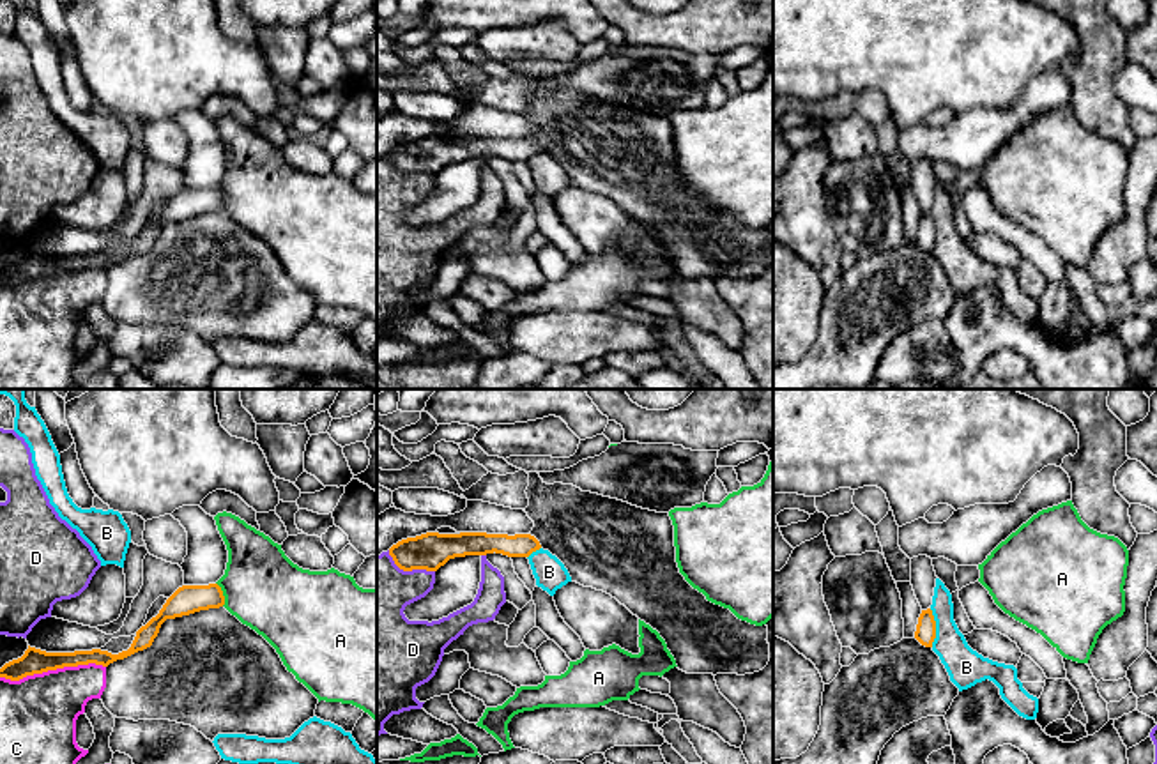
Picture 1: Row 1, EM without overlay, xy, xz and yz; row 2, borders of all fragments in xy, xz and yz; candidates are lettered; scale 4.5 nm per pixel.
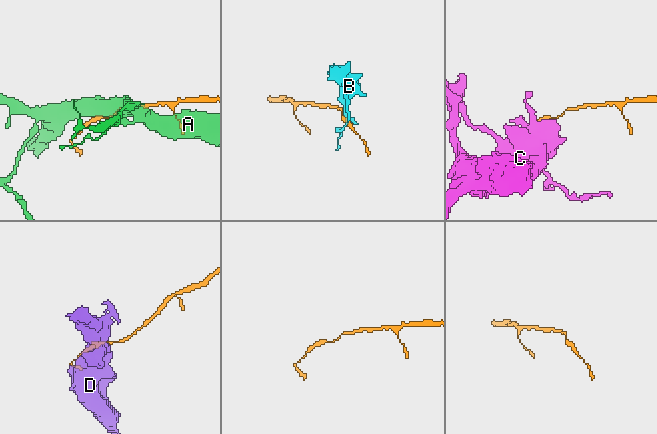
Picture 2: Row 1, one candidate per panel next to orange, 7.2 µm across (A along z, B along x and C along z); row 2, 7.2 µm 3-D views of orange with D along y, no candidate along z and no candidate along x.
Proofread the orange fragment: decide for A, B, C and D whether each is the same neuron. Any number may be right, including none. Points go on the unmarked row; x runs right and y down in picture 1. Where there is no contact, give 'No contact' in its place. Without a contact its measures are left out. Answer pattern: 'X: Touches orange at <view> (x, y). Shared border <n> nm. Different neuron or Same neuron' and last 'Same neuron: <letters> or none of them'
A: Touches orange at xy (222, 198). Shared border 120 nm. Different neuron
B: Touches orange at yz (934, 232). Shared border 180 nm. Different neuron
C: Touches orange at xy (52, 273). Shared border 480 nm. Different neuron
D: Touches orange at xz (409, 174). Shared border 240 nm. Different neuron
Same neuron: none of them

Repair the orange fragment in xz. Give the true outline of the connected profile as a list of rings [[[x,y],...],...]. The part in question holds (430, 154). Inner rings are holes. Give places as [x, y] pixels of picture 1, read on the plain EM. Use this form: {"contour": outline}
{"contour": [[[426,136],[398,145],[389,152],[389,159],[393,161],[395,168],[403,175],[437,175],[449,163],[455,161],[487,159],[494,156],[508,161],[529,161],[540,152],[540,145],[531,138],[508,140],[487,136]]]}

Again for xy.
{"contour": [[[218,187],[182,189],[166,203],[159,218],[136,235],[136,241],[127,255],[122,255],[119,258],[111,258],[101,253],[46,256],[28,249],[21,262],[12,264],[0,272],[0,281],[19,285],[27,279],[42,278],[64,271],[78,271],[88,267],[108,271],[117,264],[124,264],[138,255],[150,251],[159,237],[161,228],[166,223],[189,219],[200,214],[219,212],[223,209],[225,200]]]}

